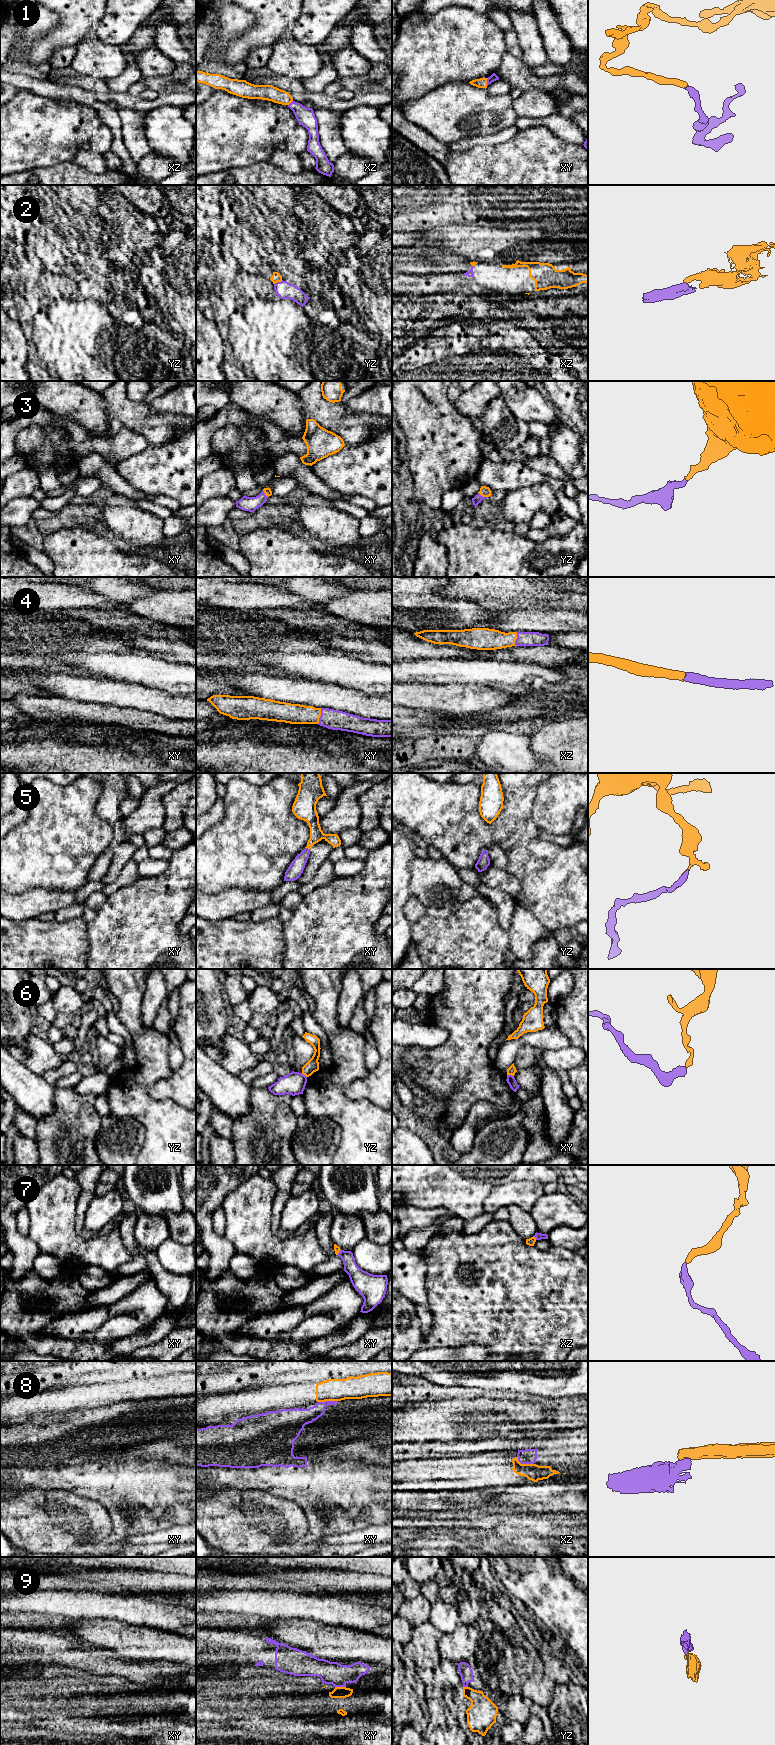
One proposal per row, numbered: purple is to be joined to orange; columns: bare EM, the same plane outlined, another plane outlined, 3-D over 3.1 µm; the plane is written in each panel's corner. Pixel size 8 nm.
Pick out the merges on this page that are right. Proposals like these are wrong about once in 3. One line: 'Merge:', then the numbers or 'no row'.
Merge: 1, 2, 3, 4, 5, 7

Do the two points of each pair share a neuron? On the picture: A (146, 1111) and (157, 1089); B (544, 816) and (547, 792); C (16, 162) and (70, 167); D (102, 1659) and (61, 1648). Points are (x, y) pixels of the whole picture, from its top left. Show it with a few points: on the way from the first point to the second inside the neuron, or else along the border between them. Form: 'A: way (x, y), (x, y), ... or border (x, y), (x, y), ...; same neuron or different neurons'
A: border (146, 1087), (152, 1099), (171, 1098), (175, 1102); different neurons
B: way (547, 810), (547, 798); same neuron
C: border (71, 160), (52, 166), (38, 166), (32, 169); different neurons
D: way (92, 1659), (71, 1652); same neuron

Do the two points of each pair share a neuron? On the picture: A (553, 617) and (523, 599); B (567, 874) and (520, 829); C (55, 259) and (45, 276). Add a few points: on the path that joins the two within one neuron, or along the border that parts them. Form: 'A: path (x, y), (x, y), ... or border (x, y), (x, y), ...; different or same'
A: border (561, 609), (529, 608), (515, 610); different
B: path (555, 865), (531, 841); same
C: border (44, 269), (56, 274); different

